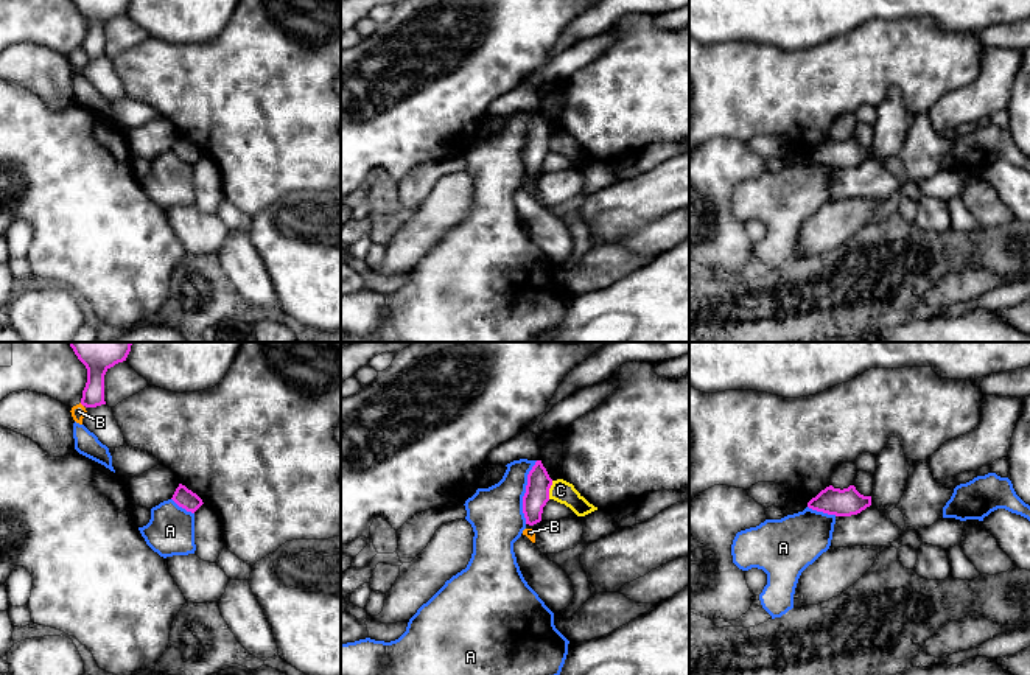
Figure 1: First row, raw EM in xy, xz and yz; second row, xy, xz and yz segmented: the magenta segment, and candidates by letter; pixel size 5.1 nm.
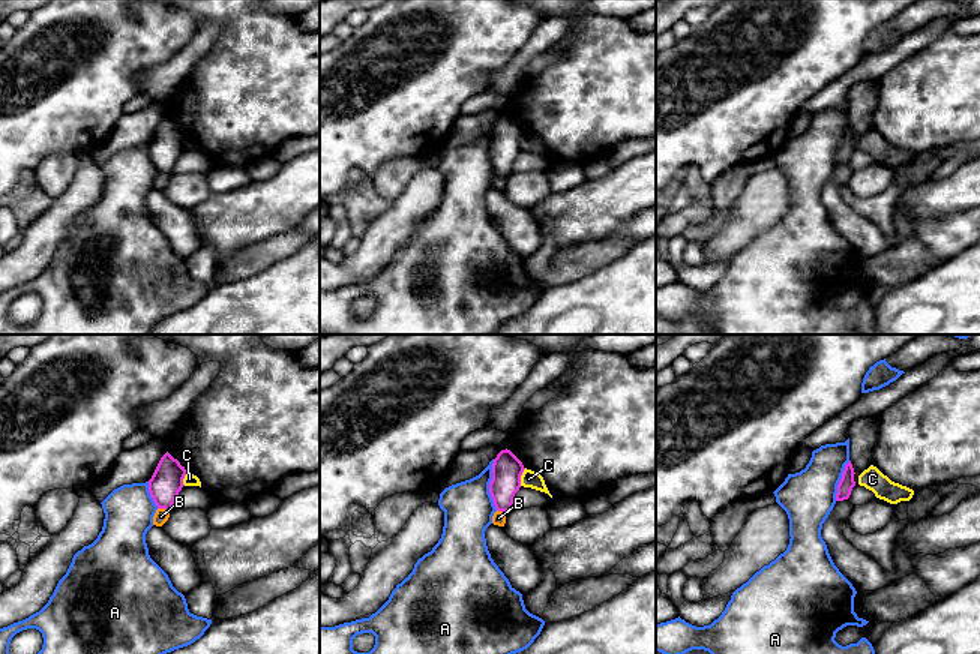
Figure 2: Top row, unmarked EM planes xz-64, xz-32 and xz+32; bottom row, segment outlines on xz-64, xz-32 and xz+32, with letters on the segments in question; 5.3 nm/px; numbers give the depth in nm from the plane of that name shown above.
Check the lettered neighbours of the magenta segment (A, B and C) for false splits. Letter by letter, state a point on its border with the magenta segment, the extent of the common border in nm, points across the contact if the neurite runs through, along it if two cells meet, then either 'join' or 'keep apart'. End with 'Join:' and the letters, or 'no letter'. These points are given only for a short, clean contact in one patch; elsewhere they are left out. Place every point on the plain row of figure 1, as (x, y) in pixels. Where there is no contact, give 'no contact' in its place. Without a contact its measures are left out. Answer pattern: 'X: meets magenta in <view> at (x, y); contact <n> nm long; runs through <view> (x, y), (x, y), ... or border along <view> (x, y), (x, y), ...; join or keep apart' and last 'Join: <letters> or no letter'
A: meets magenta in xz at (526, 143); contact 340 nm long; keep apart
B: no contact; keep apart
C: meets magenta in xz at (548, 142); contact 100 nm long; border along xz (553, 132), (548, 150); keep apart
Join: no letter

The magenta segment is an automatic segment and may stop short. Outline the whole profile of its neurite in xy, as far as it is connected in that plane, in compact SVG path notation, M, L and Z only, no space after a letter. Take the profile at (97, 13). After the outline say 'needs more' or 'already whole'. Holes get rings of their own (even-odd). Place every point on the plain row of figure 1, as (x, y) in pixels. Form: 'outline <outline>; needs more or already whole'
outline M73 0L73 3L87 20L81 56L86 59L106 56L104 26L115 16L126 12L131 0Z; already whole

